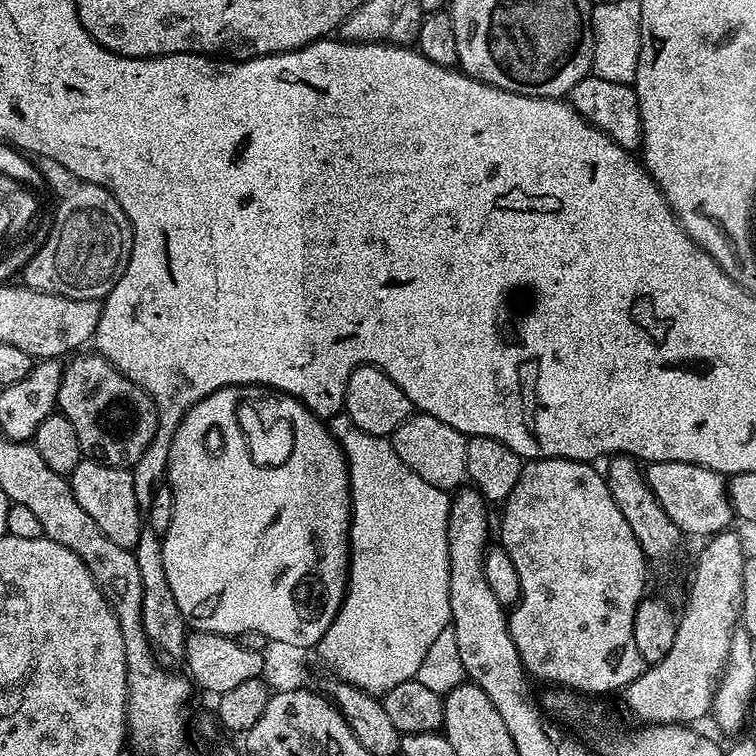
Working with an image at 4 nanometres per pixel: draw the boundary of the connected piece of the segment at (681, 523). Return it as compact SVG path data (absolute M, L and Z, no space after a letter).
M686 462L649 463L646 468L648 488L666 510L666 518L678 526L681 533L711 538L725 531L734 520L732 503L728 497L728 485L719 472Z

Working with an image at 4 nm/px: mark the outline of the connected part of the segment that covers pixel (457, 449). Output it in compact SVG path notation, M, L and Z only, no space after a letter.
M413 414L398 426L391 437L394 454L418 474L418 478L430 482L430 486L438 486L443 492L451 493L465 483L466 446L468 440L461 432L454 430L454 426L446 426L446 422L438 422L438 418L423 414Z

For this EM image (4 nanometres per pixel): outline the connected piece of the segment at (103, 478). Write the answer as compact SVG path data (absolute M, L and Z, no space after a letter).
M82 458L78 466L74 466L70 483L74 498L78 498L78 506L82 506L82 510L86 510L90 518L94 518L98 530L102 530L102 534L106 534L110 542L129 550L135 549L142 531L142 509L138 506L138 498L134 498L134 478L131 471Z

